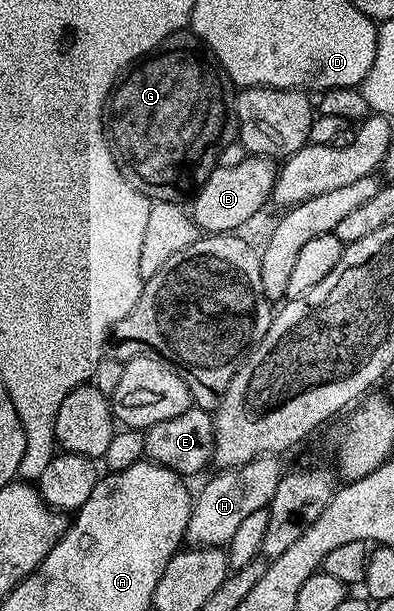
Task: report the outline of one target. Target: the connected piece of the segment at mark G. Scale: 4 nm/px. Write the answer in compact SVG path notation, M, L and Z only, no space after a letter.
M190 30L175 33L158 48L127 65L105 105L105 131L121 174L125 174L128 182L152 201L182 202L194 197L218 165L225 146L237 140L236 95L236 85L227 77L227 71Z

